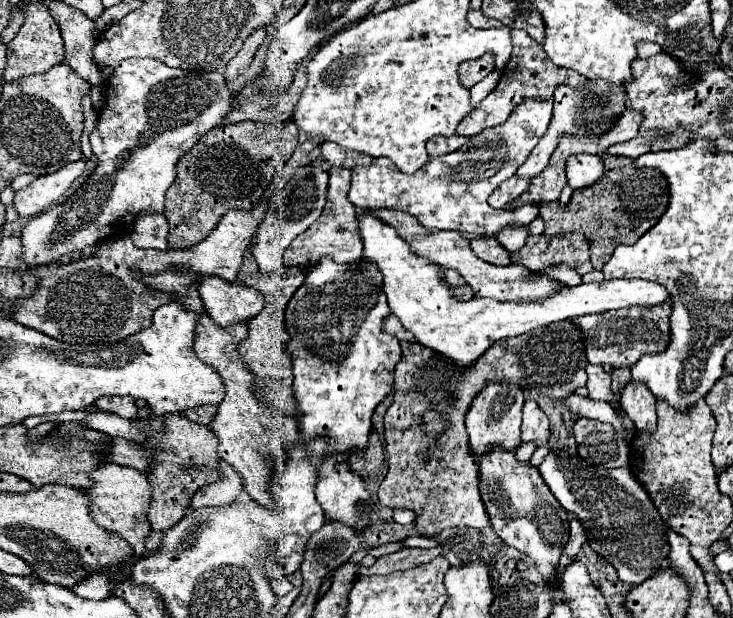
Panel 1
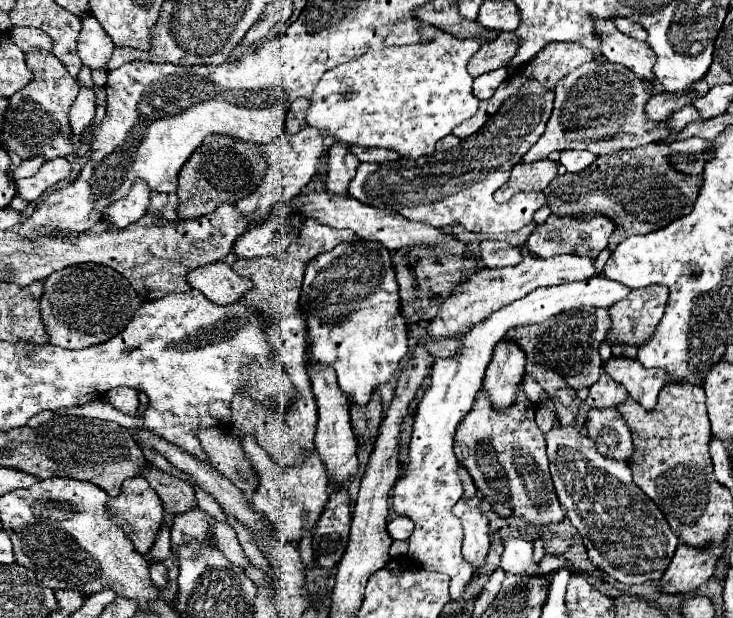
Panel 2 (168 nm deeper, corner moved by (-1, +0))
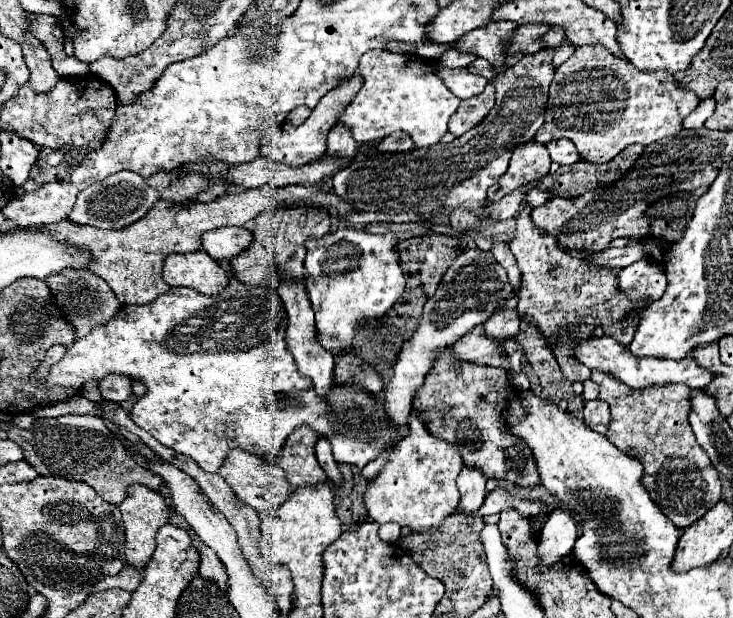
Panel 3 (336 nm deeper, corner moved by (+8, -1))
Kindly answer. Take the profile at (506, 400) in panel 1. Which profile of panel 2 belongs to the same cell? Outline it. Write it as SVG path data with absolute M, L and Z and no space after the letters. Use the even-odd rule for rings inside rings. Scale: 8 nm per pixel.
M500 341L492 353L492 361L484 377L484 393L488 393L494 407L508 409L514 401L516 389L522 385L524 377L524 351L512 341Z

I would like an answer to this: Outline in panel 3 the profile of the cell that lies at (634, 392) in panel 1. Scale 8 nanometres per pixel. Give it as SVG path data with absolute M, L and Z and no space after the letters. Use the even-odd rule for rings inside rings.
M593 336L593 338L585 340L577 348L575 356L587 368L601 370L601 372L621 380L623 384L627 384L633 390L643 390L649 386L665 386L665 384L687 384L689 388L703 388L703 386L707 386L707 382L711 382L711 374L707 374L707 370L699 370L699 366L695 366L693 358L685 358L683 362L659 360L659 358L635 358L635 356L631 356L629 348L621 346L617 340L607 338L607 336L601 336L601 338Z

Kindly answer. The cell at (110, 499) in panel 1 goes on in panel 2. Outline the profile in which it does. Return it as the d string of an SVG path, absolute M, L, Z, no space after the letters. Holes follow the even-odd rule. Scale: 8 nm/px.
M134 477L134 479L124 481L122 493L118 497L110 499L110 511L114 515L112 519L128 533L128 537L132 539L132 543L140 555L146 555L152 549L152 545L156 541L156 533L164 527L164 521L166 521L162 501L156 495L156 491L150 487L150 483L144 481L144 477Z

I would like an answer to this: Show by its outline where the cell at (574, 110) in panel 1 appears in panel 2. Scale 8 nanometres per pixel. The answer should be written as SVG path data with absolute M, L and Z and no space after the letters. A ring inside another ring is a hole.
M590 61L562 77L554 89L554 111L546 123L546 131L538 143L522 157L522 161L552 159L564 149L588 149L594 155L608 155L620 149L634 149L648 143L658 143L668 133L680 133L684 125L700 119L694 105L684 105L668 117L668 121L648 121L644 105L654 95L650 85L644 85L636 73L612 61Z

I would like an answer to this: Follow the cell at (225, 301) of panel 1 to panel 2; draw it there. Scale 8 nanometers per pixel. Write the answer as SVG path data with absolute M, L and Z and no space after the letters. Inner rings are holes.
M226 261L204 265L188 273L188 285L202 291L212 303L228 305L240 301L252 287L246 277L240 277Z

